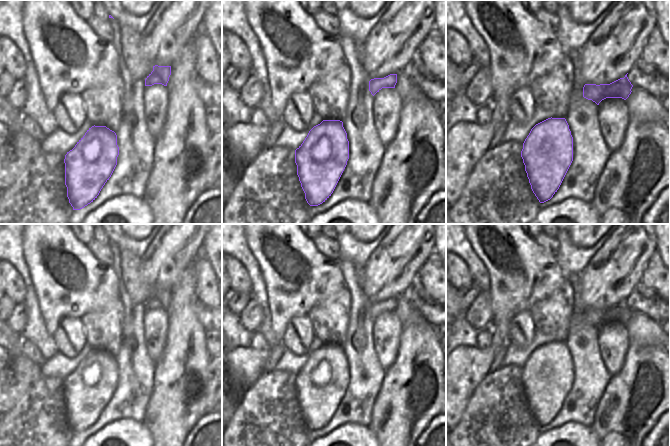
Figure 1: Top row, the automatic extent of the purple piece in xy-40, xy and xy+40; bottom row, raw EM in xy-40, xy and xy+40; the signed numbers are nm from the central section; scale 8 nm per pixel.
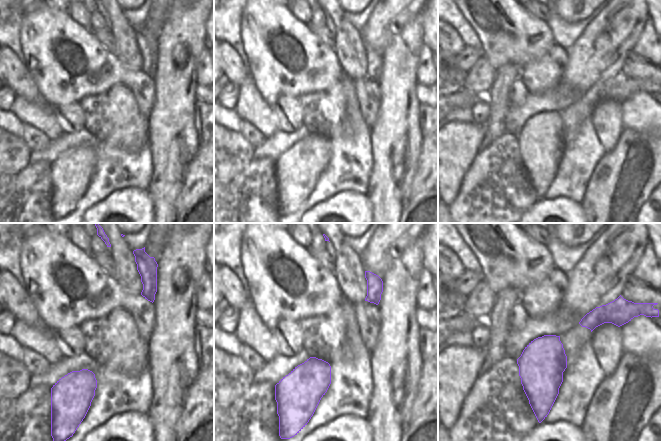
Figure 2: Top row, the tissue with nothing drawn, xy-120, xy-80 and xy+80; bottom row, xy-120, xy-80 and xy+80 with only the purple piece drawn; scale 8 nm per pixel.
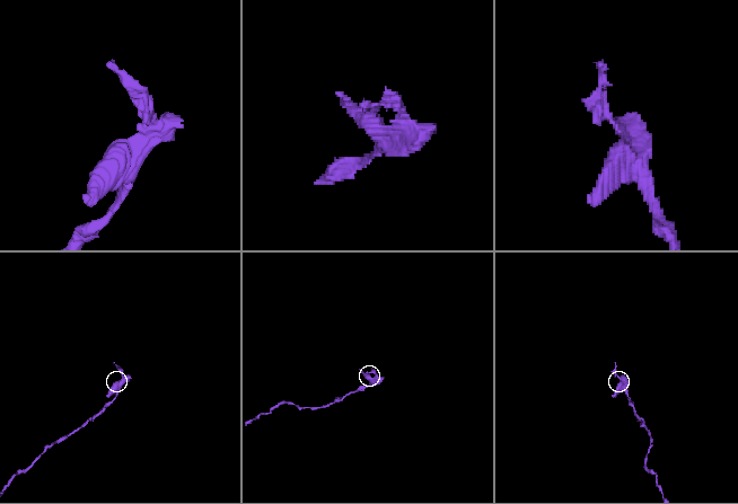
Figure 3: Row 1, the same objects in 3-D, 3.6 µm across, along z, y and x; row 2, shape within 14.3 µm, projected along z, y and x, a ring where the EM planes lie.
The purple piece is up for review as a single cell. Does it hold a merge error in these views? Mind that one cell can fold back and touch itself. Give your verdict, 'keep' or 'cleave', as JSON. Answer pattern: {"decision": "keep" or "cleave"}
{"decision": "keep"}

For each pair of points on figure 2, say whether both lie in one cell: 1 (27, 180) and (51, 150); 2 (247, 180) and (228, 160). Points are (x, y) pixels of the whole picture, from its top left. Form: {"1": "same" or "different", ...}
{"1": "different", "2": "different"}

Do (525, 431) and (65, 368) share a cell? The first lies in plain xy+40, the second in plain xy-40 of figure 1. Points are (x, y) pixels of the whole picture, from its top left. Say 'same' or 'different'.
different

